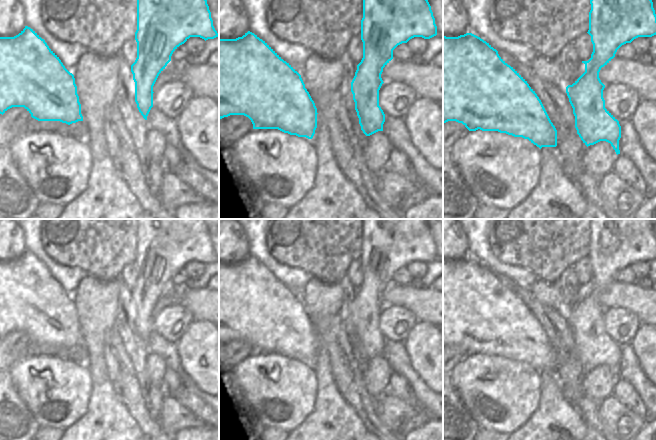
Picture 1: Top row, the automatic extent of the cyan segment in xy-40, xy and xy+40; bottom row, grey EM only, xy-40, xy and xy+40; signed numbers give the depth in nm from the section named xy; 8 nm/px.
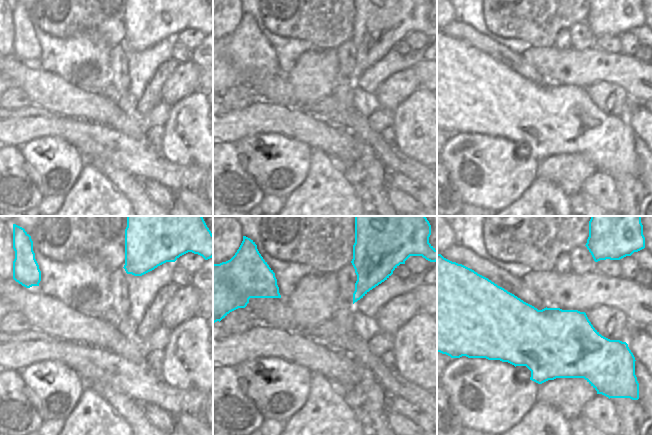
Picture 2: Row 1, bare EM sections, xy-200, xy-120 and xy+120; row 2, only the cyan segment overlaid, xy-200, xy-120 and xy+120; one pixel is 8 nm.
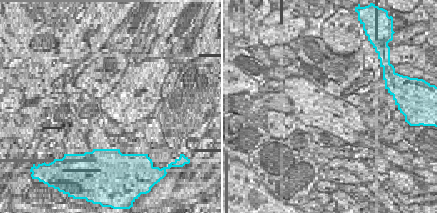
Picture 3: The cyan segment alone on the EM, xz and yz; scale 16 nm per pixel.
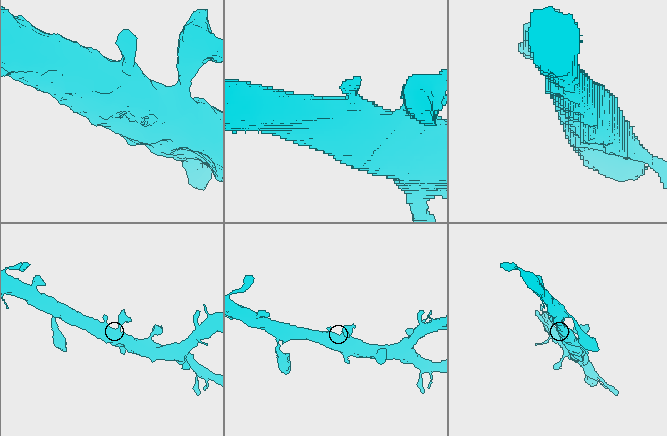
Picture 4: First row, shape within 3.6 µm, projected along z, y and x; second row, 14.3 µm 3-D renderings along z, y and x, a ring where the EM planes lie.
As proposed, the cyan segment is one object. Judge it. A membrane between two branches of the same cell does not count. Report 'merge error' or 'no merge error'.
no merge error

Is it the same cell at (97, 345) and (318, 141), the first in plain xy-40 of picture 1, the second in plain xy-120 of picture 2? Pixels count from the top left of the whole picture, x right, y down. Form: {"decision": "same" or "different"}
{"decision": "different"}

